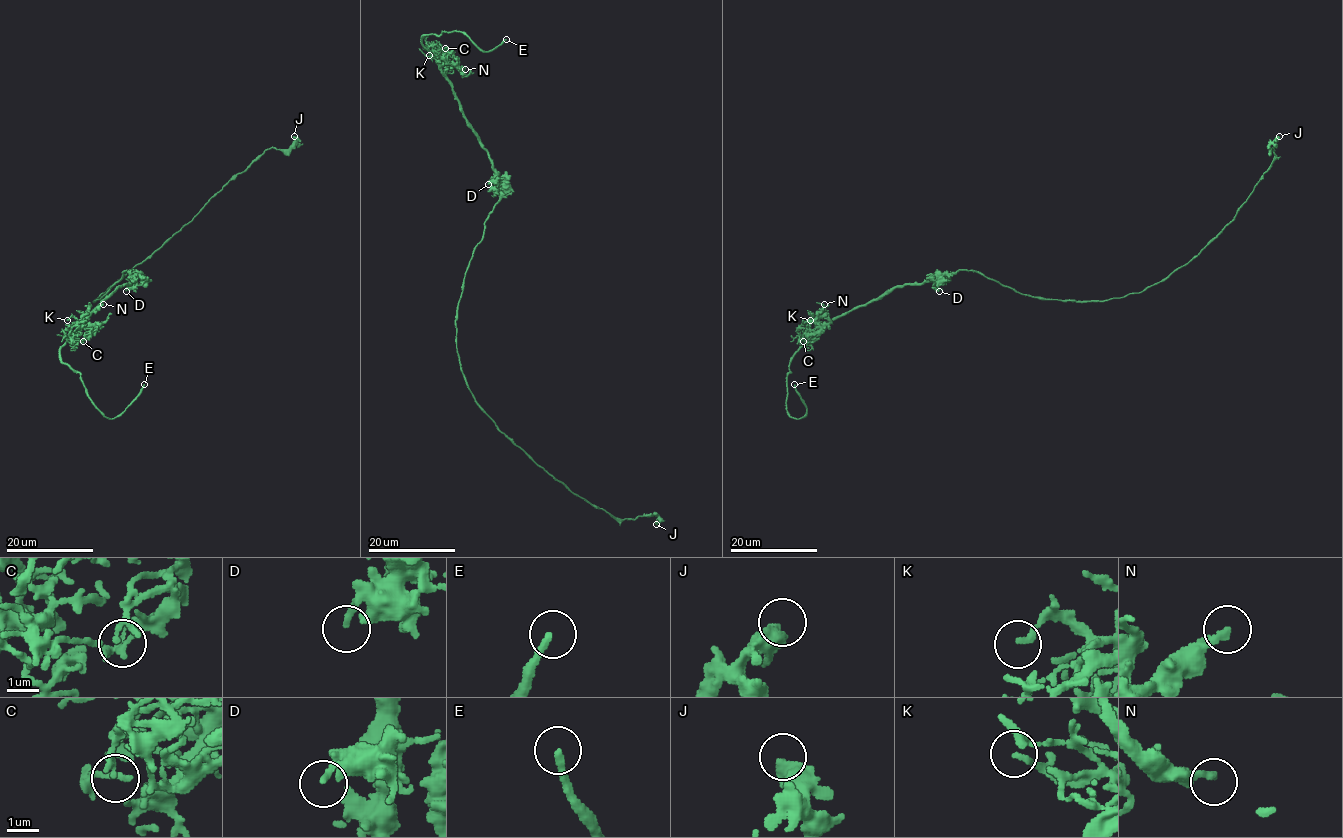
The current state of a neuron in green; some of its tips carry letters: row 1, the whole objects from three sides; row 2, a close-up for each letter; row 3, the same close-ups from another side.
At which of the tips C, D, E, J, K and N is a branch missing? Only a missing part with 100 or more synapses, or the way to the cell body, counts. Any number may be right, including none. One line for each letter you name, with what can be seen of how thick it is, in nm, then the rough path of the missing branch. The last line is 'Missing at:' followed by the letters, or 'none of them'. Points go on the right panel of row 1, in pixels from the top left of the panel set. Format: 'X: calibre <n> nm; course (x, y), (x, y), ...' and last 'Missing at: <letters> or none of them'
E: calibre 220 nm; course (794, 384), (791, 358), (782, 336), (792, 302)
Missing at: E

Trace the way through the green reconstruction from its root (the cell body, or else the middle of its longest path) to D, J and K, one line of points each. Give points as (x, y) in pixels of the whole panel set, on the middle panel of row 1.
D: (469, 262), (482, 237), (486, 218), (499, 199), (496, 186), (488, 184)
J: (469, 262), (455, 321), (456, 351), (477, 405), (516, 445), (574, 493), (617, 518), (655, 515), (656, 524)
K: (469, 262), (482, 237), (486, 218), (499, 199), (496, 172), (442, 71), (443, 60), (429, 55)

